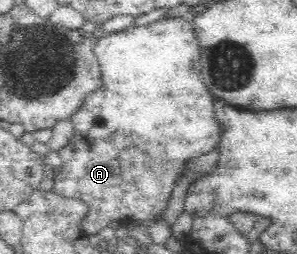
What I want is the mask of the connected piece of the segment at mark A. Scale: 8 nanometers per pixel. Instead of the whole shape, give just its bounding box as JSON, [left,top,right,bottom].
[51,16,221,235]

